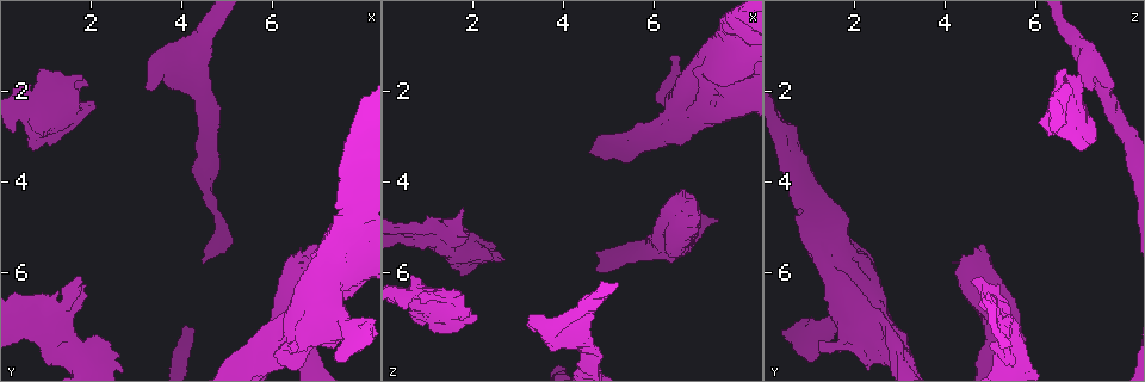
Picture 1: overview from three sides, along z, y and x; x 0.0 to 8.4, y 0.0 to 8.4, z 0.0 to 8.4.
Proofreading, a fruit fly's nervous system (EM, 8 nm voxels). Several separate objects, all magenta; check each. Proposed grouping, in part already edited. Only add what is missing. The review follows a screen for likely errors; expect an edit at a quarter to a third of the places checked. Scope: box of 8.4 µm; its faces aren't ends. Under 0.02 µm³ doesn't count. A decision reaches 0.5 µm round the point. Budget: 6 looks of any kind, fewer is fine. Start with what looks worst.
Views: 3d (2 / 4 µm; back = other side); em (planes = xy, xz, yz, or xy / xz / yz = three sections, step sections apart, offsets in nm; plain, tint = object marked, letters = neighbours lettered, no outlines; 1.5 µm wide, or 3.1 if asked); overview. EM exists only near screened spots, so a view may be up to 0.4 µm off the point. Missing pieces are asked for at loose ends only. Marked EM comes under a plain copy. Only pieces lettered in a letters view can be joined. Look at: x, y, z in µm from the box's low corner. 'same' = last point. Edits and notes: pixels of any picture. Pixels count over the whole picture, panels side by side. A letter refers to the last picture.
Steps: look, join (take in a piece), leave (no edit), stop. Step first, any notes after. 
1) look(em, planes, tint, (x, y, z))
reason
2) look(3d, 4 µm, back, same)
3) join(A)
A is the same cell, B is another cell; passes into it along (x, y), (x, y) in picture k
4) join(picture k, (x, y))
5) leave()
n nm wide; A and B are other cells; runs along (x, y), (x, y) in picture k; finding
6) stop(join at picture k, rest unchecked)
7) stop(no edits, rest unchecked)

look(3d, 4 µm, (7.45, 7.90, 1.10))
an open end

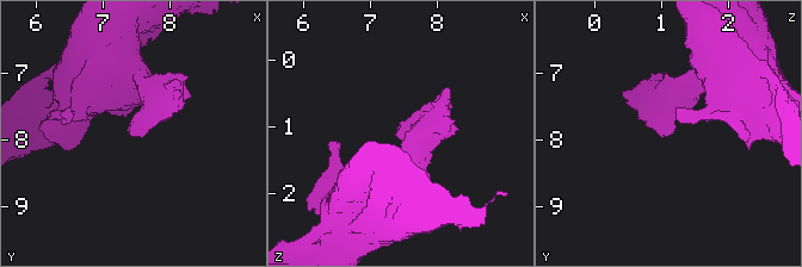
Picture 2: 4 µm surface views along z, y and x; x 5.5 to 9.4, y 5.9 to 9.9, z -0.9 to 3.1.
look(em, planes, tint, (7.45, 7.95, 1.10))

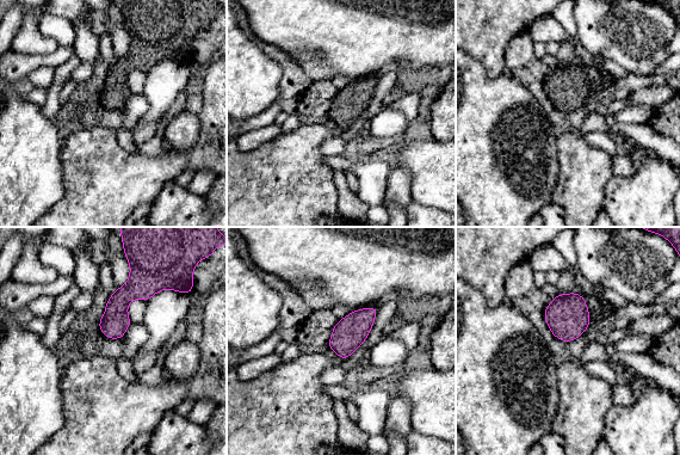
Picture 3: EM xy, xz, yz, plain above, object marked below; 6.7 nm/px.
look(em, planes, letters, same)
see the neighbours

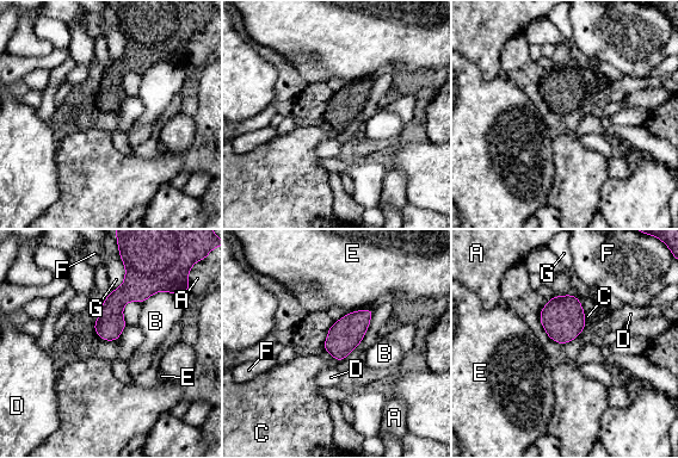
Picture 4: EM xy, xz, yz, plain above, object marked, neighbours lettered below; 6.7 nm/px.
leave()
A, B, C, D, E, F and G are other cells; border along (374, 308), (357, 309), (347, 314) in picture 4; no lettered piece goes on from it

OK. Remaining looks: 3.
look(em, planes, letters, (3.35, 1.20, 7.05))
thick end

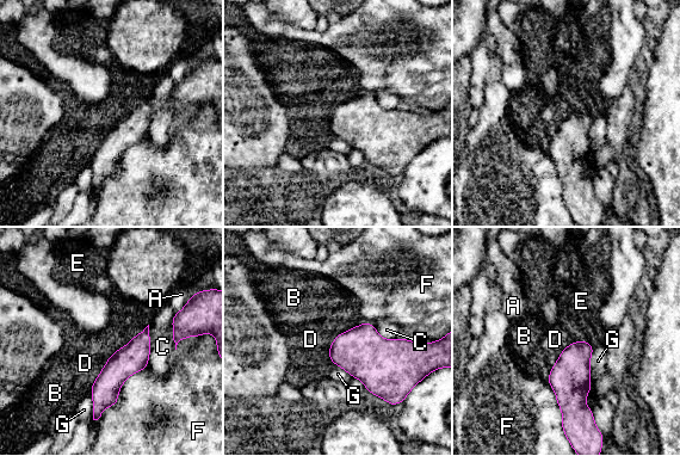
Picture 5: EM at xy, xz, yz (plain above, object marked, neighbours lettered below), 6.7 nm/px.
leave()
A, B, C, D, E, F and G are other cells; runs along (146, 332), (111, 377), (98, 412) in picture 5; none of them fits

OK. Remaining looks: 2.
look(em, yz, step 8, tint, (5.55, 7.45, 2.75))
stops while still wide

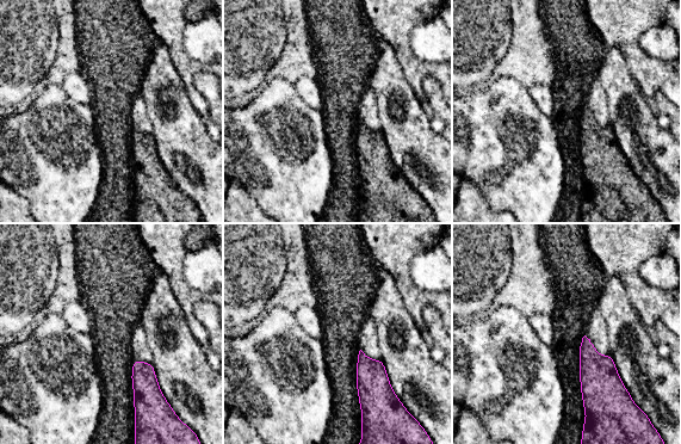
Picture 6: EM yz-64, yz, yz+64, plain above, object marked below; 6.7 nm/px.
look(em, planes, letters, same)

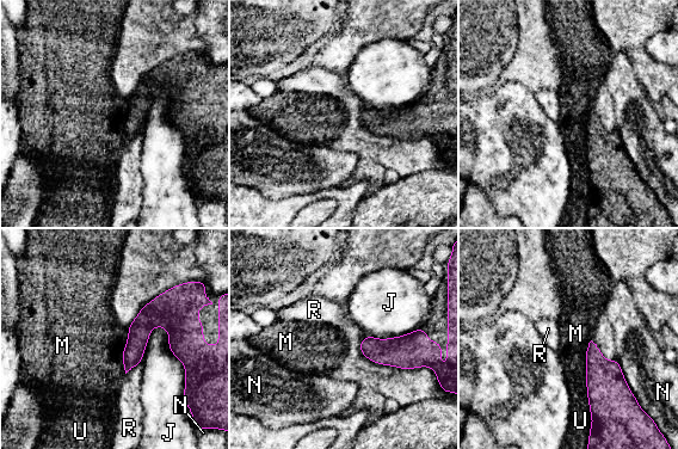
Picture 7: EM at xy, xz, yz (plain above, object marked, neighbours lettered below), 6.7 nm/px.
leave()
J touches over 460 nm; J, M, N, R and U are other cells; none of them fits

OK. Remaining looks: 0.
stop(no edits, rest unchecked)

